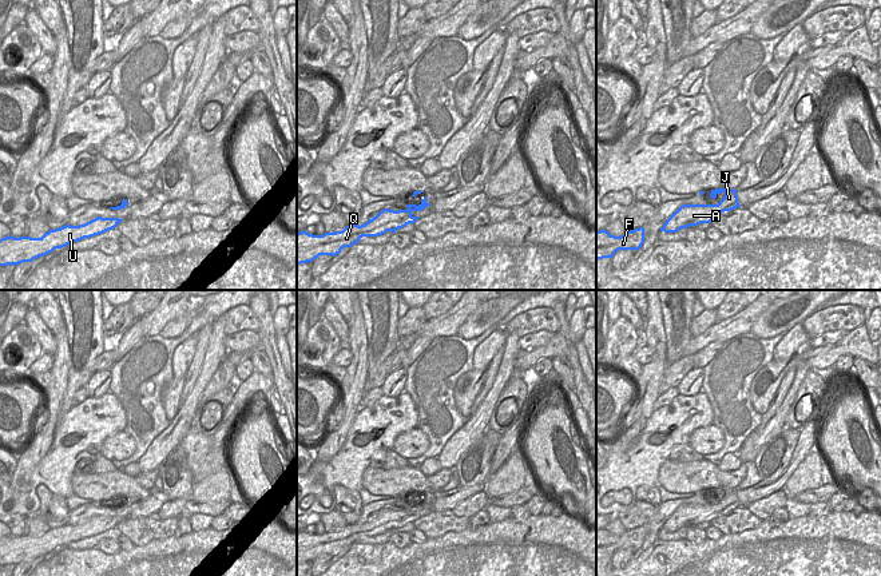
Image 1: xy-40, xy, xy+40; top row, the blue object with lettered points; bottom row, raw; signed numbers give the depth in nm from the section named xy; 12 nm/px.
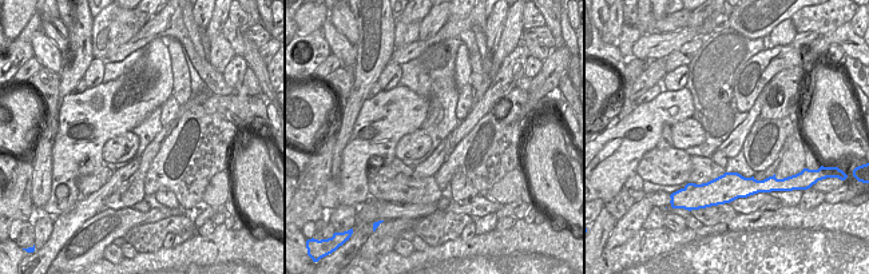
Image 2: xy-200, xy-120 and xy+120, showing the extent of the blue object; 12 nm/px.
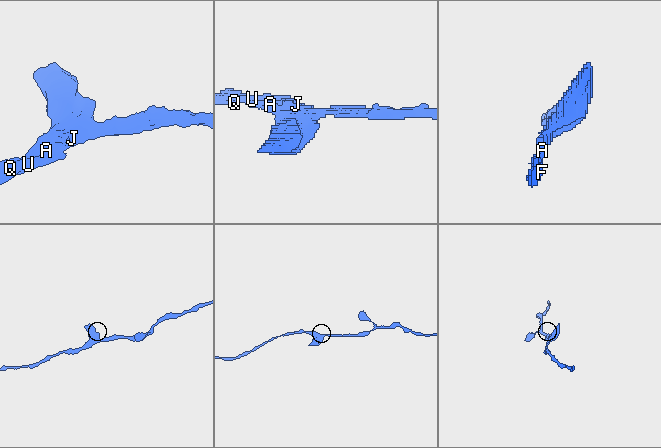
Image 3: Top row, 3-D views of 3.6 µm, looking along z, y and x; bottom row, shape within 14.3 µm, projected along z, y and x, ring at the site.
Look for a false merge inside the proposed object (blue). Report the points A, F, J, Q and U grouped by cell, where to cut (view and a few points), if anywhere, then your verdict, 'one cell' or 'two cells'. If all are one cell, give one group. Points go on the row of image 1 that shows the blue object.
groups A F J Q U; cut none; one cell

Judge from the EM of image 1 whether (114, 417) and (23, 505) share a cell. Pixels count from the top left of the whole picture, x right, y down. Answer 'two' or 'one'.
one

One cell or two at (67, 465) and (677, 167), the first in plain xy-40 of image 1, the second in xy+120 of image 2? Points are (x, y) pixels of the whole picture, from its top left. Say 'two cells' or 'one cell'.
two cells

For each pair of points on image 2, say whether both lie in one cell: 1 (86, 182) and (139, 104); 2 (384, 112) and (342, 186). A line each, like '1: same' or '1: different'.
1: same
2: same

